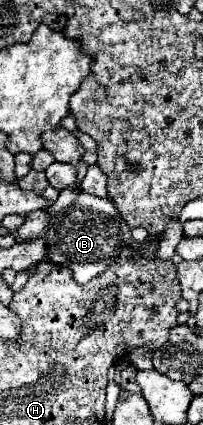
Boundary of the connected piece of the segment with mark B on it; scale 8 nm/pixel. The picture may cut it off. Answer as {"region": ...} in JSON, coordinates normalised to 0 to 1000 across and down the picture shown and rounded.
{"region":[[[399,452],[310,499],[251,513],[222,565],[241,579],[241,616],[340,626],[389,668],[419,668],[498,645],[567,612],[567,602],[596,598],[596,579],[645,579],[655,569],[645,536],[606,522],[557,475],[419,452]]]}

